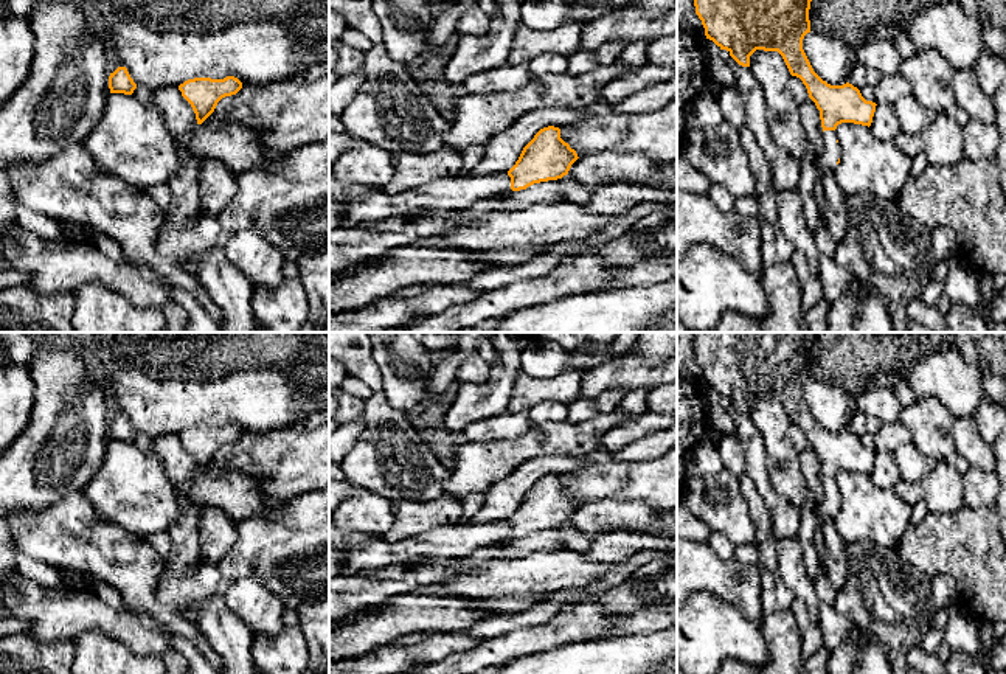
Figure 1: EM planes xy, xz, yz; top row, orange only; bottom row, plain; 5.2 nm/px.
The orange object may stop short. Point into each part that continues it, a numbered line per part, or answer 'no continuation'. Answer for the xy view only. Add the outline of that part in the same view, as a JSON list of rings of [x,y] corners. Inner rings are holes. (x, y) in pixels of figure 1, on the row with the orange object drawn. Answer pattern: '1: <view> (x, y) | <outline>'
no continuation

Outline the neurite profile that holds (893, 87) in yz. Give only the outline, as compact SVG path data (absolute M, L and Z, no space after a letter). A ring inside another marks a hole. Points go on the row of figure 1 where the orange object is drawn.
M900 75L883 76L872 90L876 104L894 104L911 93L910 82Z

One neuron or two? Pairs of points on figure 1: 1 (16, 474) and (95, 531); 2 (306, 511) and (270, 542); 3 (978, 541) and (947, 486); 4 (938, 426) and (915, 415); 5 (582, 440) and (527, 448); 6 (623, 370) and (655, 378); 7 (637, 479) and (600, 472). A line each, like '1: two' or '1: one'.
1: two
2: one
3: two
4: one
5: one
6: one
7: one

